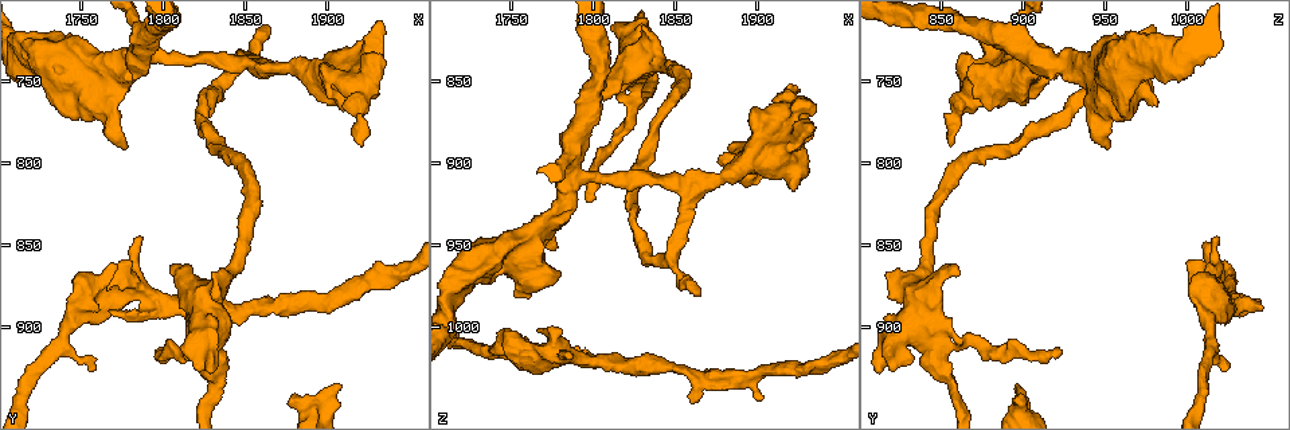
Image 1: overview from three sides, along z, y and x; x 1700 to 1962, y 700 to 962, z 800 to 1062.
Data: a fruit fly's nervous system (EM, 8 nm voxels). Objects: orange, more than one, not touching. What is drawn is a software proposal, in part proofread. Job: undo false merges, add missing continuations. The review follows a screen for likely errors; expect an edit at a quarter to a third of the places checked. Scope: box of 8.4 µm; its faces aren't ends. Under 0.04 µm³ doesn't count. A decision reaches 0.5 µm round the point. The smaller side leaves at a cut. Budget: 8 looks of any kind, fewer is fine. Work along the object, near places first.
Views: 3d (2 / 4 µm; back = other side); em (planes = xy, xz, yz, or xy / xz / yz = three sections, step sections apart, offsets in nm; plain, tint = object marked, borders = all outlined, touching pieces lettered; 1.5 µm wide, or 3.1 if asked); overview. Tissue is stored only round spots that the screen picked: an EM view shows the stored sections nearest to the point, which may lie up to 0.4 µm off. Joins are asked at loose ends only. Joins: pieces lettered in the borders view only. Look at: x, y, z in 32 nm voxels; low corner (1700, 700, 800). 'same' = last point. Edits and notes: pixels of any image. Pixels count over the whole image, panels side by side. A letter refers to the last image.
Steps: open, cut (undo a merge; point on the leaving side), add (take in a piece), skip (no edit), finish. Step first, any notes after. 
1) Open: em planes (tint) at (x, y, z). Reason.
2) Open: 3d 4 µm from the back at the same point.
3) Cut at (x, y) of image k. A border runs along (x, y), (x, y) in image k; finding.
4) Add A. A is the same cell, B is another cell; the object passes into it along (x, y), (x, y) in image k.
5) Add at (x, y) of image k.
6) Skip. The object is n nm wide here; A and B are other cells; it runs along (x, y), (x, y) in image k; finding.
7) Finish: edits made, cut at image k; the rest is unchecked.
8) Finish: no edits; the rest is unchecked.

Open: em planes (borders) at (1904, 884, 1042). An open end.

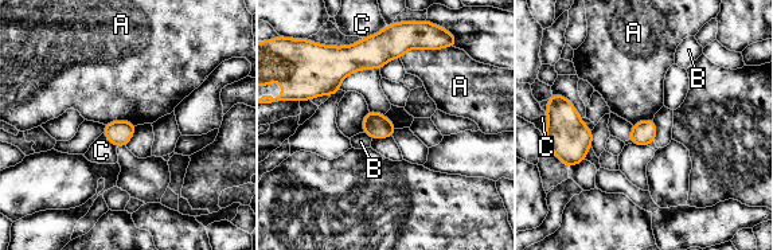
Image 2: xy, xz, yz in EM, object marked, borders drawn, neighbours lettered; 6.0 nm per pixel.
Skip. The object is 150 nm wide here; A, B and C are other cells; a border runs along (445, 46), (409, 49), (399, 58) in image 2; none of them fits.

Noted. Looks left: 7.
Open: 3d 2 µm at (1906, 934, 896). Long arm stops here.

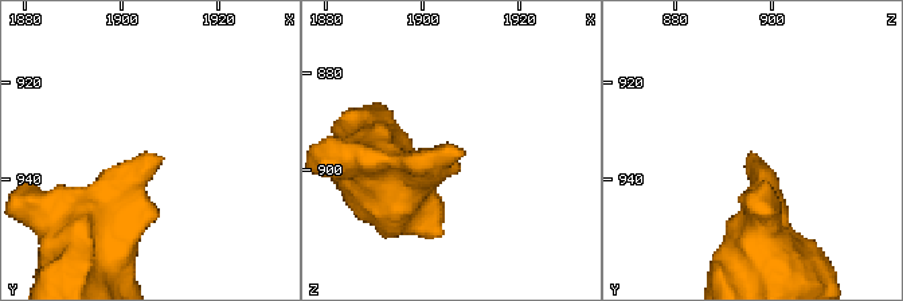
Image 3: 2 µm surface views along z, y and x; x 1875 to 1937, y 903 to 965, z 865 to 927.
Open: em yz step 8 (tint) at (1906, 935, 895).

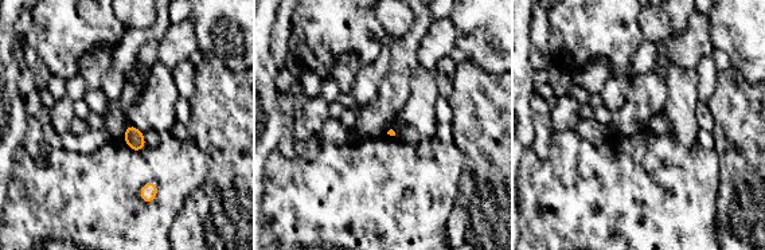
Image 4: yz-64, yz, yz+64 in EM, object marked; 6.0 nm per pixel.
Open: em planes (borders) at the same point.

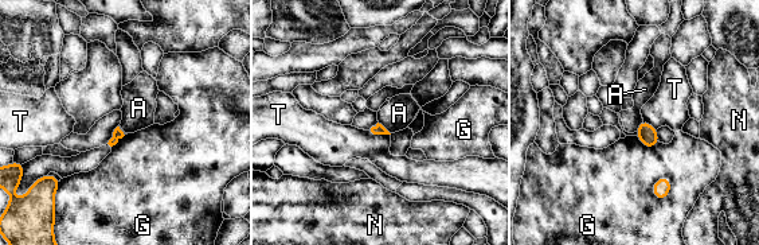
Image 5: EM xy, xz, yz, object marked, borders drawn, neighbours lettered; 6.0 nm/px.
Skip. A, G, N and T are other cells; a border runs along (378, 123), (390, 133) in image 5; no lettered piece goes on from it.

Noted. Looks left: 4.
Open: em xz step 4 (tint) at (1898, 744, 866). An open end.

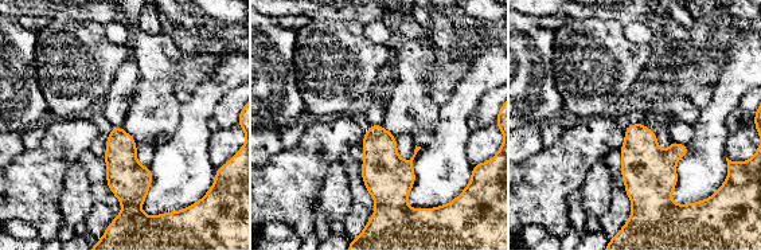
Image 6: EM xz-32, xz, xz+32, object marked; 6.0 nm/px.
Open: em planes (borders) at the same point.

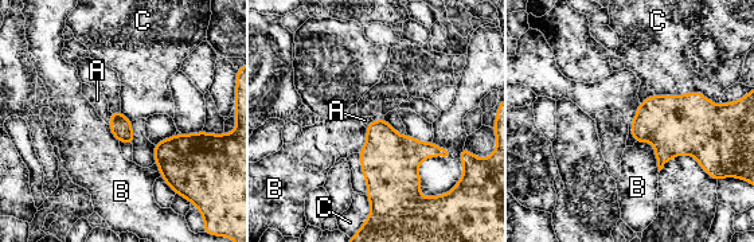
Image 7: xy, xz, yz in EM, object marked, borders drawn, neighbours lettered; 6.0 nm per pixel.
Skip. A, B and C are other cells; a border runs along (110, 112), (110, 121), (108, 124) in image 7; none of them fits.

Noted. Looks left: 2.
Finish: no edits; the rest is unchecked.

